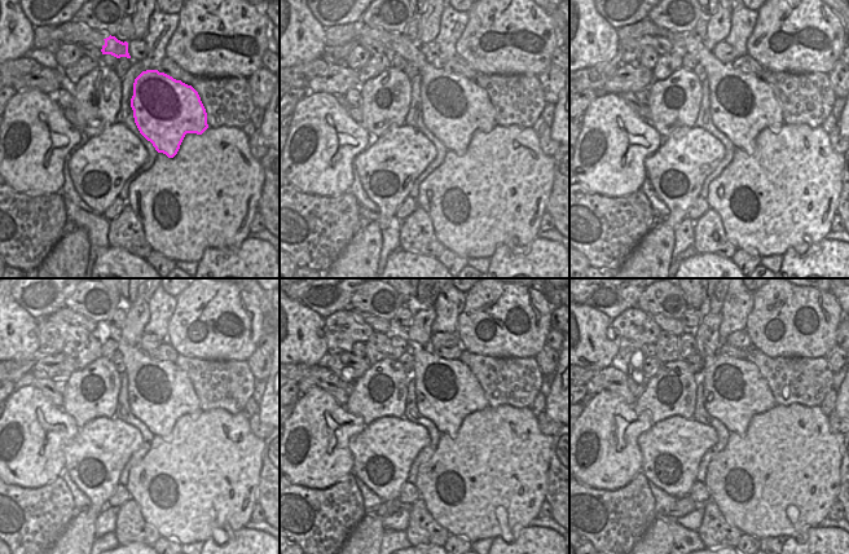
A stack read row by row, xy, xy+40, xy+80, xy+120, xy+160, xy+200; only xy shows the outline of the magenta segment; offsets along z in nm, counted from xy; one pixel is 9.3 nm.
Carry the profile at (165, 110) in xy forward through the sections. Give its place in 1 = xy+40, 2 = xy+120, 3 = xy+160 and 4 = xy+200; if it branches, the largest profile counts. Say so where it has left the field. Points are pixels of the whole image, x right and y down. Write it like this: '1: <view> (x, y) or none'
1: xy+40 (454, 108)
2: xy+120 (159, 392)
3: xy+160 (447, 391)
4: xy+200 (734, 390)

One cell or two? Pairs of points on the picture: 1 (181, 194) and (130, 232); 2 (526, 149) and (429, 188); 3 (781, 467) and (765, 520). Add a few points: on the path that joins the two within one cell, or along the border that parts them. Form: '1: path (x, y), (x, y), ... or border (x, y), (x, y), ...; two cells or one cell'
1: border (127, 203), (140, 221), (144, 237), (153, 250); two cells
2: path (501, 174), (488, 187), (453, 187); one cell
3: path (773, 480), (765, 488), (765, 508); one cell

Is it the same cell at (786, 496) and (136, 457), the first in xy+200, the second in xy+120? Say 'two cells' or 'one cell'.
two cells

